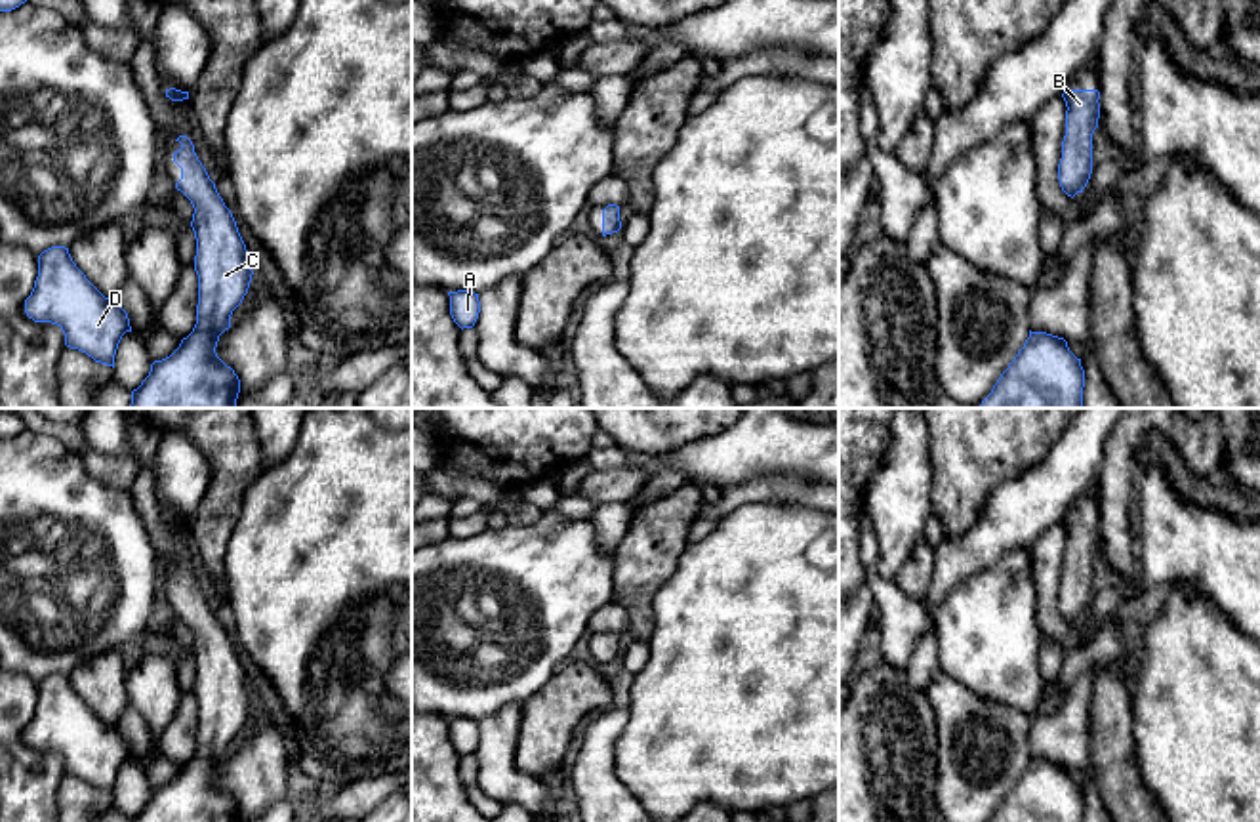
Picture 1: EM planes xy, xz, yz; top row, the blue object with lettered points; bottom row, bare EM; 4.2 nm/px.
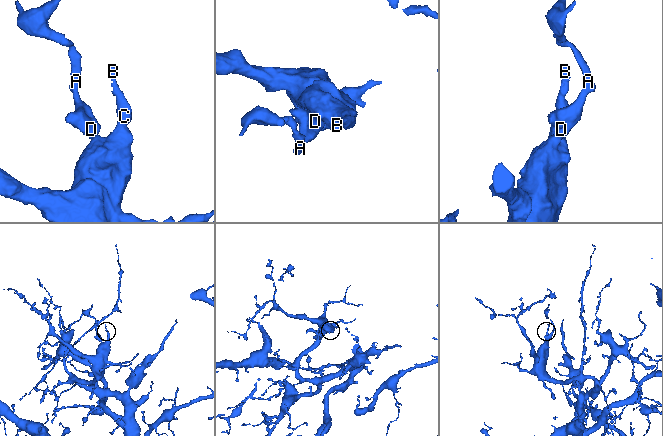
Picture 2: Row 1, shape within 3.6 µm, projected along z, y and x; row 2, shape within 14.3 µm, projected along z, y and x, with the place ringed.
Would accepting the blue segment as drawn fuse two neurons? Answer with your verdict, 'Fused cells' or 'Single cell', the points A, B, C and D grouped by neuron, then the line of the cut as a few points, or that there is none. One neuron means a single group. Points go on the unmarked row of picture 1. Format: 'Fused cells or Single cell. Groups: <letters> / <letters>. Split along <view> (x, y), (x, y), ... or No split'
Single cell. Groups: A B C D. No split

